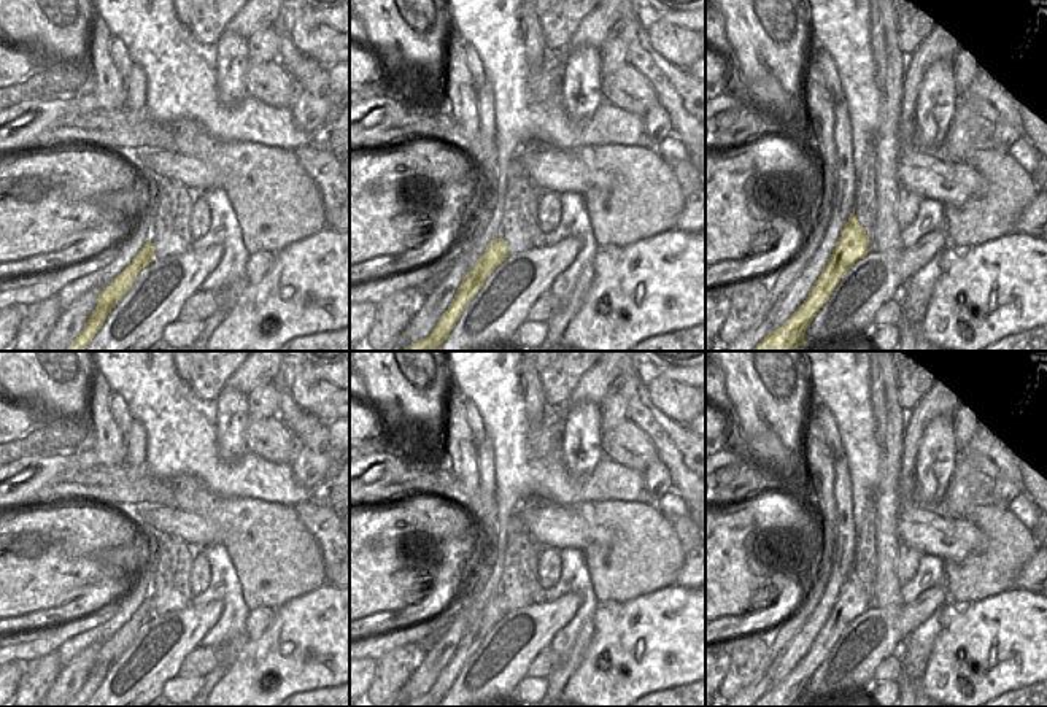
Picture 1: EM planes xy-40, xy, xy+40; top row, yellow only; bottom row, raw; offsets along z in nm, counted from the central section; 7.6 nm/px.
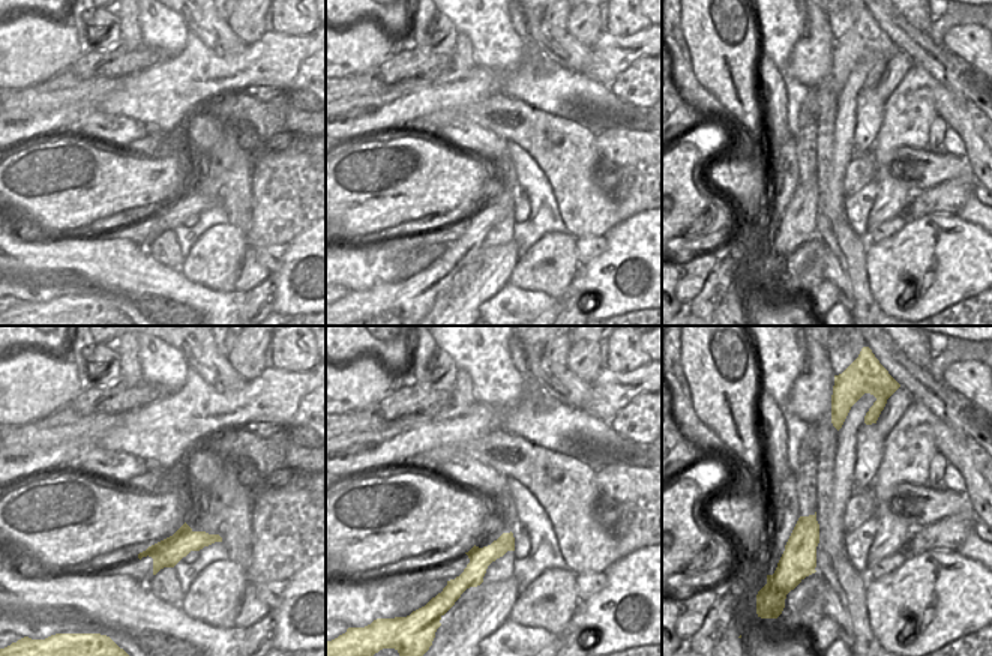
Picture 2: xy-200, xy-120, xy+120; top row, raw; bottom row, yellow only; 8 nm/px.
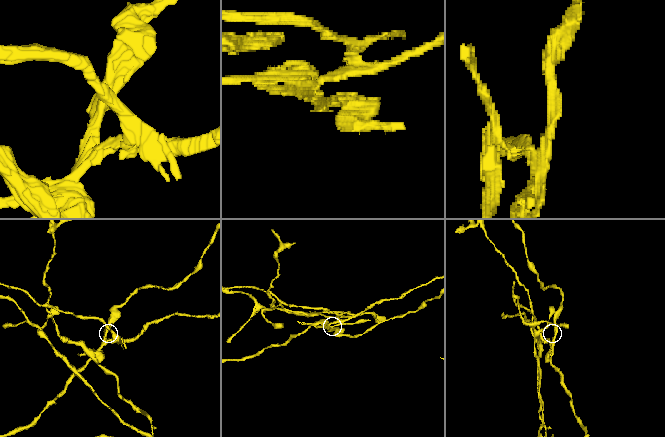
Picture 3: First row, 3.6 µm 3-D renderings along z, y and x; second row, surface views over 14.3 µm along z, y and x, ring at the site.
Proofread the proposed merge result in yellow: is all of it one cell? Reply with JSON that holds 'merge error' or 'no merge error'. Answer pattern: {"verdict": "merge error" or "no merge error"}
{"verdict": "merge error"}

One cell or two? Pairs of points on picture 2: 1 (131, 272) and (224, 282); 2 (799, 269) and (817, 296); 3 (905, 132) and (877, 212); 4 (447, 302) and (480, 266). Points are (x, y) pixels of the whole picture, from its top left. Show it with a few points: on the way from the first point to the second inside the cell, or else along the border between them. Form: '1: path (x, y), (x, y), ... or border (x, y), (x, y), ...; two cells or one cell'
1: border (177, 269), (189, 279), (221, 291); two cells
2: border (824, 281), (806, 291); two cells
3: path (886, 150), (884, 192); one cell
4: path (456, 293), (474, 275); one cell

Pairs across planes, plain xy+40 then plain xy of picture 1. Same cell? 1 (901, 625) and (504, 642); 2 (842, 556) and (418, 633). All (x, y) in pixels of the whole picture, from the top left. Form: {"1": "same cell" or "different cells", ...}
{"1": "same cell", "2": "different cells"}

